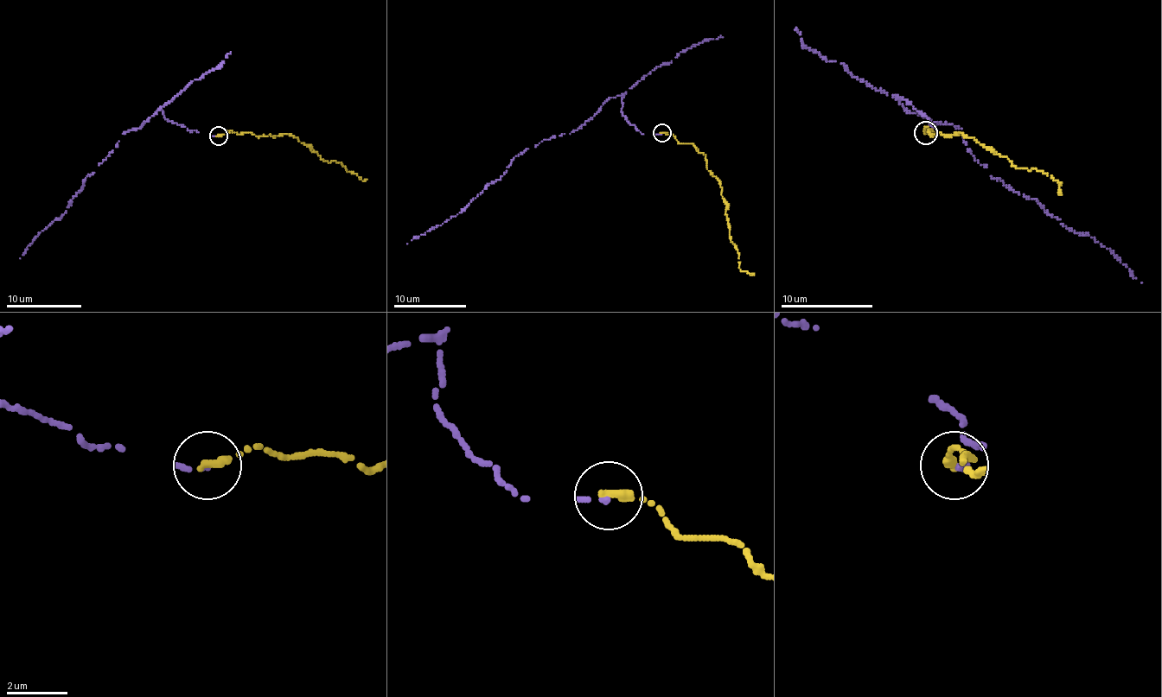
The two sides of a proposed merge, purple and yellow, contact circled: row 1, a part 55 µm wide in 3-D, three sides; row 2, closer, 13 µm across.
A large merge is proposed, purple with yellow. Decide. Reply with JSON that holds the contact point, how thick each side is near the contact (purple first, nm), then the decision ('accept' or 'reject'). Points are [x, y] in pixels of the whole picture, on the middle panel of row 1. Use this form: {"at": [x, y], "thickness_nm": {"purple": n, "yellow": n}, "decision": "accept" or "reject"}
{"at": [662, 133], "thickness_nm": {"purple": 150, "yellow": 320}, "decision": "accept"}

